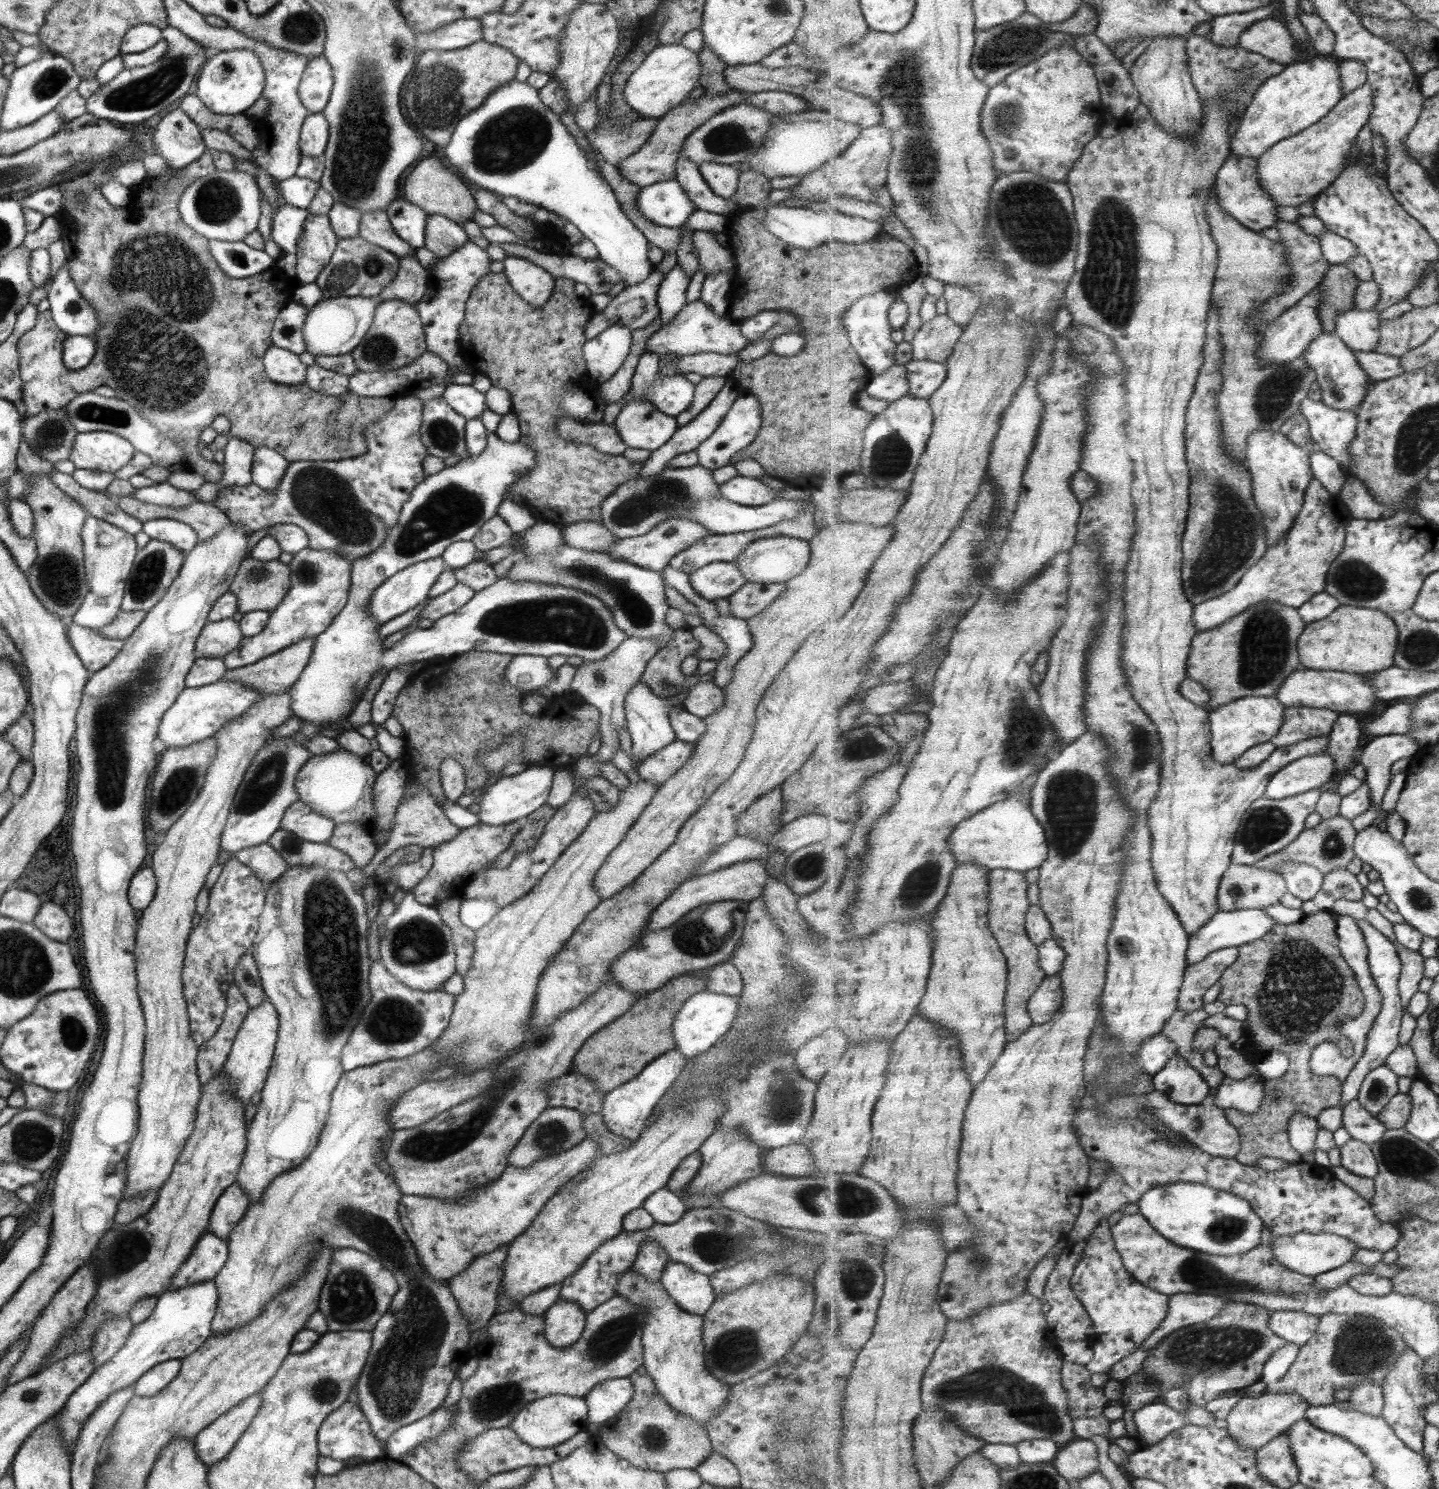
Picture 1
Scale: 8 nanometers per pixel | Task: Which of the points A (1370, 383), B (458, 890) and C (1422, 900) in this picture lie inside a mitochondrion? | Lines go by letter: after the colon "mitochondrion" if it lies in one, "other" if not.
A: other
B: other
C: mitochondrion

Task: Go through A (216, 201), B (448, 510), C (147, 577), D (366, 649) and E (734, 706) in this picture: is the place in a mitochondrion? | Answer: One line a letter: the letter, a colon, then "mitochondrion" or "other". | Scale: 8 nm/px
A: mitochondrion
B: mitochondrion
C: mitochondrion
D: other
E: other

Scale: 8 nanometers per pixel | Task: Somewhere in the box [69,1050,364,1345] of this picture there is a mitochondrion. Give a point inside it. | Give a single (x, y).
(128, 1253)

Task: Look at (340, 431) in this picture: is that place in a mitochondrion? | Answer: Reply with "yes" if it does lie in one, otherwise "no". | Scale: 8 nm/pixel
no

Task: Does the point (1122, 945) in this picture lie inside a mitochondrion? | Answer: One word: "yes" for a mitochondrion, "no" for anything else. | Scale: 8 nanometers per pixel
yes

